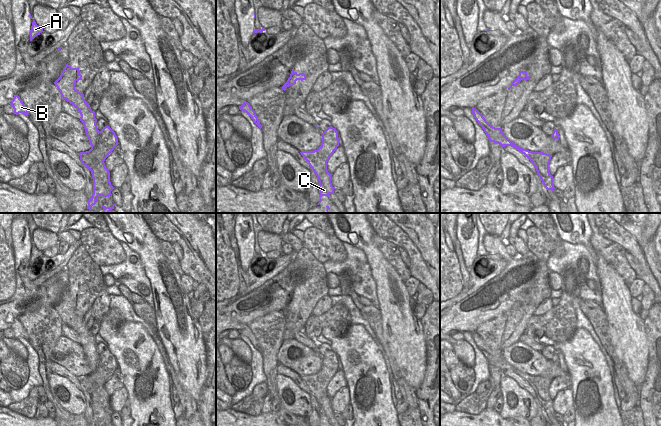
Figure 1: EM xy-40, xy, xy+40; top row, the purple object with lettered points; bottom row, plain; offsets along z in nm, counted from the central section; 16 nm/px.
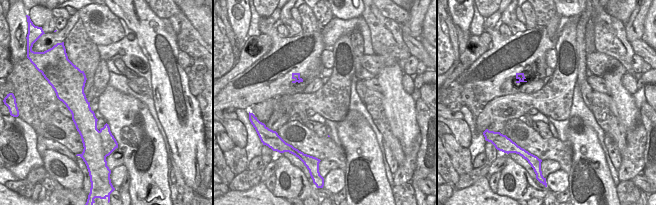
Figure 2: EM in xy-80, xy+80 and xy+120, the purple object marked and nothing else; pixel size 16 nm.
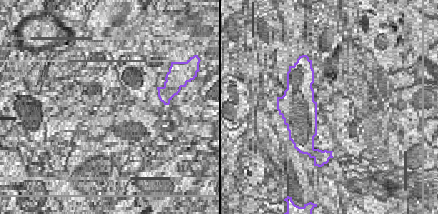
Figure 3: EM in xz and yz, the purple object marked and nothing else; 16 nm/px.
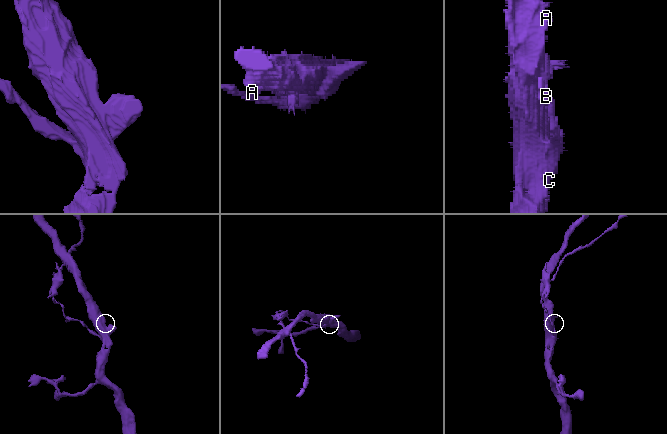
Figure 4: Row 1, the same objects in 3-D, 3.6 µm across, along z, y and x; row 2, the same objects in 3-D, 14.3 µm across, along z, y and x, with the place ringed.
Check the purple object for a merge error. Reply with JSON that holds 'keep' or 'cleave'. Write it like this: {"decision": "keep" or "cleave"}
{"decision": "cleave"}

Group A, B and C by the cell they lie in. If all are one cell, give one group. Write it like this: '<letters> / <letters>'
A C / B

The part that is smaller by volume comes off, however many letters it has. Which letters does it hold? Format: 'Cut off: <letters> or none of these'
Cut off: B.

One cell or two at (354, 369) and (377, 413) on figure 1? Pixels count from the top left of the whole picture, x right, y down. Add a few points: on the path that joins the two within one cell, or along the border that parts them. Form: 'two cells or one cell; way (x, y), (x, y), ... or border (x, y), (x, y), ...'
one cell; way (353, 384), (353, 402), (362, 413)

